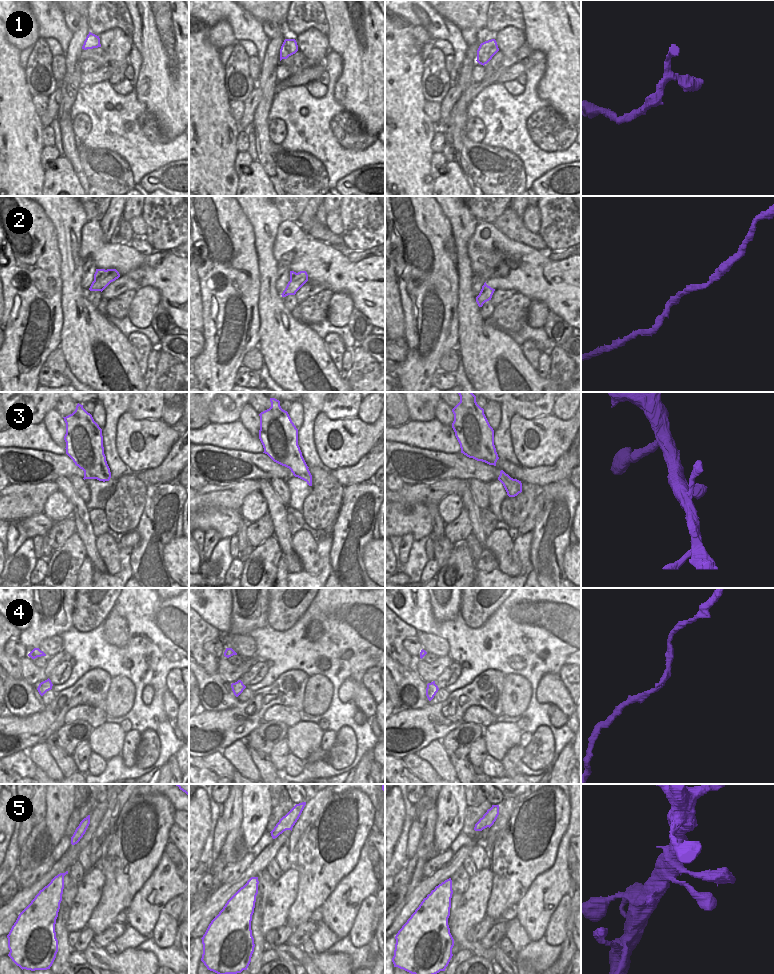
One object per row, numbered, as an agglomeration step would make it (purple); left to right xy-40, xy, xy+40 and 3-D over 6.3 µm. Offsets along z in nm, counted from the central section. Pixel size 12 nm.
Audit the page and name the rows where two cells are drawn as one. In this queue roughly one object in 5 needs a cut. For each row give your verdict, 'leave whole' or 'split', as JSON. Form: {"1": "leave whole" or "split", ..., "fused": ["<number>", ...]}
{"1": "leave whole", "2": "leave whole", "3": "leave whole", "4": "leave whole", "5": "leave whole", "fused": []}

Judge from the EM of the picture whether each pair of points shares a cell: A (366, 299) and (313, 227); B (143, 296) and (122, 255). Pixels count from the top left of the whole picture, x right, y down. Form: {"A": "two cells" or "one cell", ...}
{"A": "two cells", "B": "two cells"}

